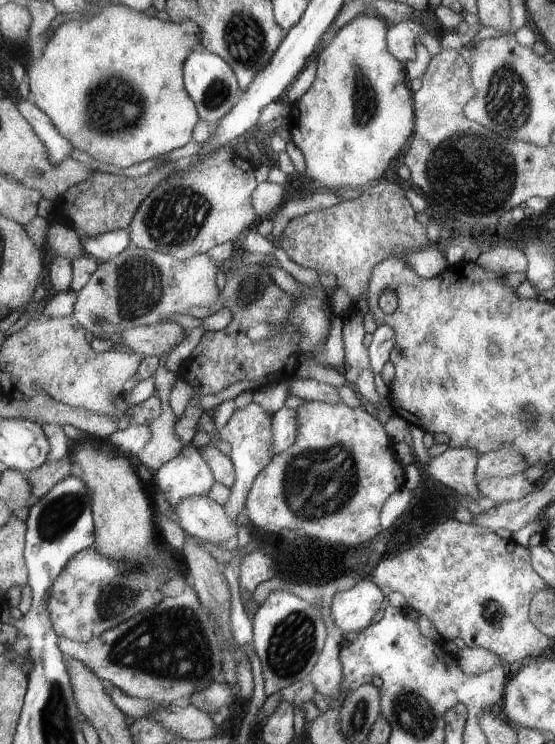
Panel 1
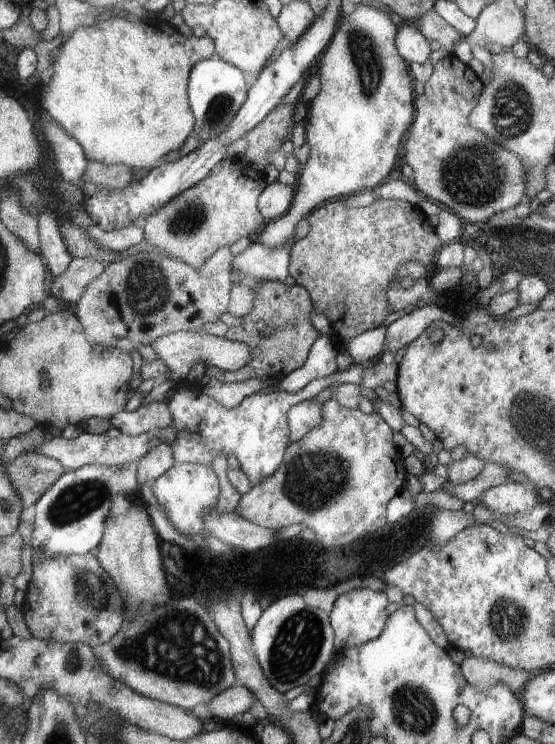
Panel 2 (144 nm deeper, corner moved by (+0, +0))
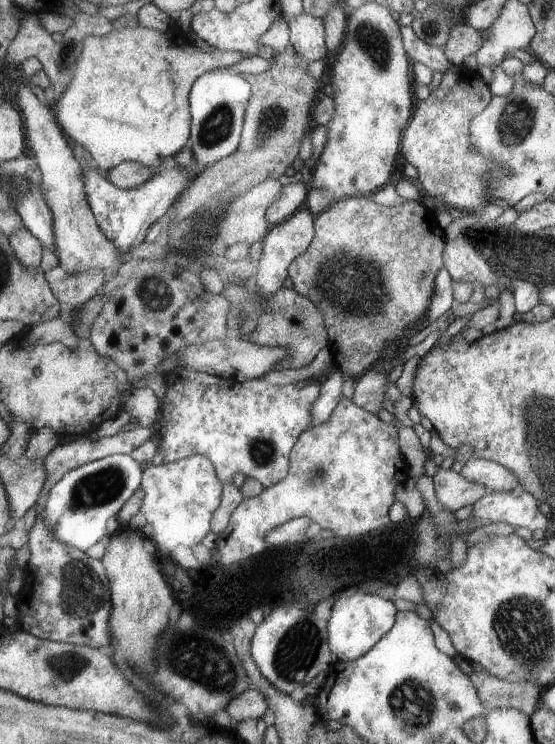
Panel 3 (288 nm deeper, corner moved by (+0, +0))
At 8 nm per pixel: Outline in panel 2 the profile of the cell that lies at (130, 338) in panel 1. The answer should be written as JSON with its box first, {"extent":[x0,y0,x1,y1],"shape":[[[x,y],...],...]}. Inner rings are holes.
{"extent":[151,332,253,384],"shape":[[[173,332],[169,336],[157,338],[151,348],[157,352],[157,356],[165,362],[167,370],[169,370],[169,380],[173,384],[177,382],[187,382],[187,374],[191,370],[191,366],[195,366],[197,362],[205,364],[205,368],[219,368],[223,372],[237,372],[239,368],[245,368],[251,358],[253,358],[253,350],[243,344],[243,342],[233,342],[227,338],[217,338],[211,334],[193,334],[193,332]]]}

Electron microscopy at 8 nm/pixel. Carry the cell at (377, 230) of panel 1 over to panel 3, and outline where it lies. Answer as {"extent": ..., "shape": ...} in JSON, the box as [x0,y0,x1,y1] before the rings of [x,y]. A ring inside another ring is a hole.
{"extent":[289,196,445,380],"shape":[[[359,196],[359,198],[345,198],[345,200],[339,200],[339,202],[333,202],[329,208],[325,208],[315,220],[313,220],[313,226],[315,226],[315,238],[309,246],[309,250],[299,256],[291,266],[289,266],[289,280],[293,284],[293,290],[297,294],[301,294],[303,298],[309,298],[325,316],[325,326],[327,326],[327,334],[329,334],[329,350],[331,350],[331,358],[333,358],[333,364],[337,370],[341,370],[343,374],[351,376],[353,380],[359,380],[375,362],[379,362],[385,354],[385,346],[395,342],[397,338],[395,336],[401,336],[403,330],[409,326],[409,324],[415,324],[417,320],[421,320],[423,314],[427,314],[429,306],[431,306],[431,300],[433,300],[433,294],[435,294],[435,274],[443,268],[443,250],[445,250],[445,234],[443,230],[437,226],[437,218],[435,218],[435,212],[433,210],[427,210],[423,208],[419,202],[405,202],[403,206],[379,206],[371,200],[371,196]]]}

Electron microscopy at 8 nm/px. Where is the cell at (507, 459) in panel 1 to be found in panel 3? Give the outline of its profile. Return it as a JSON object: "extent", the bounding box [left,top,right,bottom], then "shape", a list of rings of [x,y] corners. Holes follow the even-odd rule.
{"extent":[433,470,485,514],"shape":[[[439,470],[433,476],[435,484],[435,498],[443,506],[443,510],[449,510],[455,514],[455,510],[475,504],[479,498],[485,496],[485,486],[467,482],[459,472],[453,470]]]}

